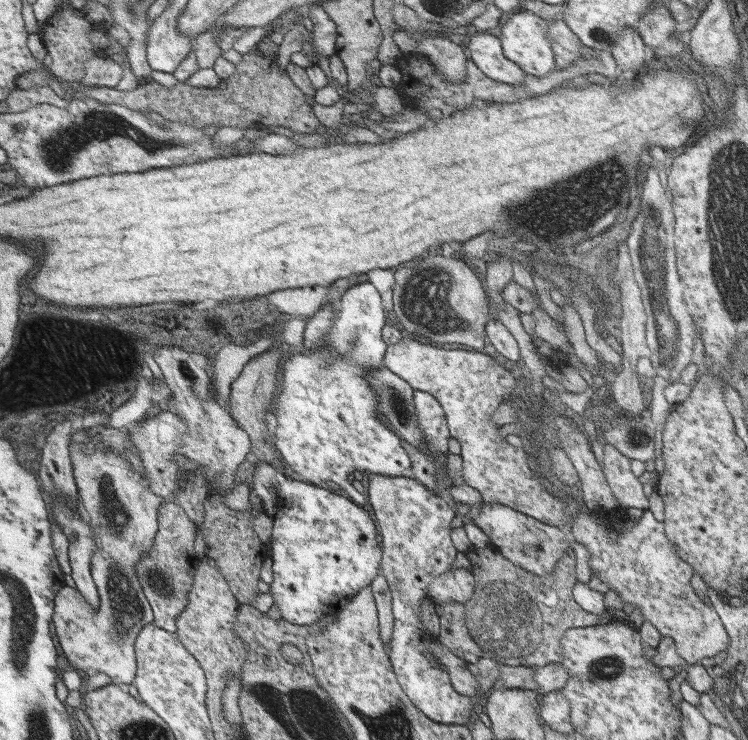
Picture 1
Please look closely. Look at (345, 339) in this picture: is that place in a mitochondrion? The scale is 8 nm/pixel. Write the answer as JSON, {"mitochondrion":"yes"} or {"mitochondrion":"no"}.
{"mitochondrion":"yes"}

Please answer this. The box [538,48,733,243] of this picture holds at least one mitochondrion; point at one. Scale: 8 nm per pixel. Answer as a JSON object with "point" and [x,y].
{"point":[567,199]}

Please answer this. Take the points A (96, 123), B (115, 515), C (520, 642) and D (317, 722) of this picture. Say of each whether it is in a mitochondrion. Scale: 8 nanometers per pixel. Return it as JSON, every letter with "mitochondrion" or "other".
{"A":"mitochondrion","B":"mitochondrion","C":"mitochondrion","D":"mitochondrion"}

